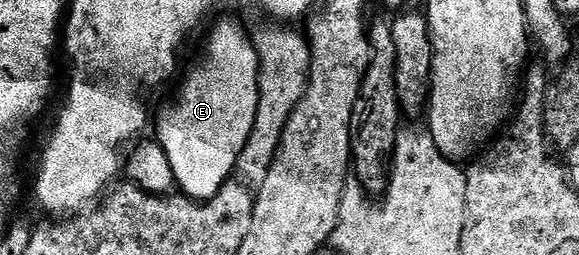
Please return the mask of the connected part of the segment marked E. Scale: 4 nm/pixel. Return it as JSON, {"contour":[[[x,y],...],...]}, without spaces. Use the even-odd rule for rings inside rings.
{"contour":[[[224,19],[213,29],[208,48],[204,51],[204,60],[196,63],[188,71],[184,84],[180,87],[180,96],[160,116],[155,116],[154,131],[160,148],[170,157],[170,169],[174,169],[176,186],[190,199],[203,201],[213,199],[224,183],[233,178],[236,163],[240,160],[242,149],[254,129],[254,117],[258,113],[260,96],[260,58],[251,34],[244,32],[240,23]]]}

